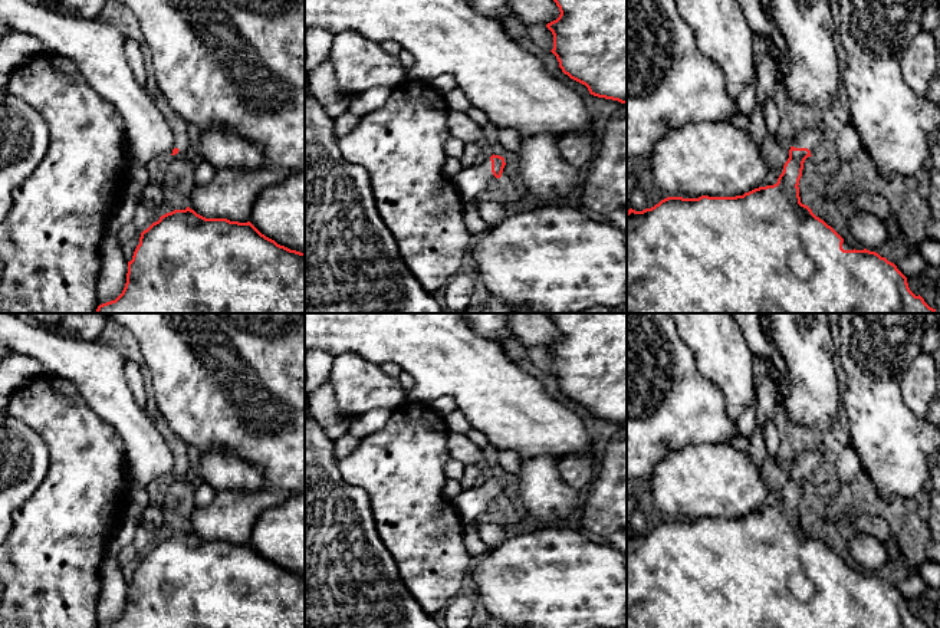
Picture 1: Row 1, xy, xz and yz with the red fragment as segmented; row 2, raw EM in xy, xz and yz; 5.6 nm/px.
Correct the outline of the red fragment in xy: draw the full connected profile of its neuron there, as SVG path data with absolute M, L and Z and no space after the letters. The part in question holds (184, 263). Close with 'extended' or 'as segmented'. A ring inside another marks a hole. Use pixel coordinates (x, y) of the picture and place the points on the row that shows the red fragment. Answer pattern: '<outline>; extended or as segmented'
M190 207L174 210L141 233L122 293L96 313L305 313L305 253L277 244L250 221L206 218Z; as segmented

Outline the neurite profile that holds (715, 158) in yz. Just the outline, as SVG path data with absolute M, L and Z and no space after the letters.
M691 121L661 138L650 154L655 185L667 197L736 197L759 188L769 171L759 145L726 121Z

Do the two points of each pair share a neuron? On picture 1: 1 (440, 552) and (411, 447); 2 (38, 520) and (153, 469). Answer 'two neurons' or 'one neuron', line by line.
1: one neuron
2: two neurons

